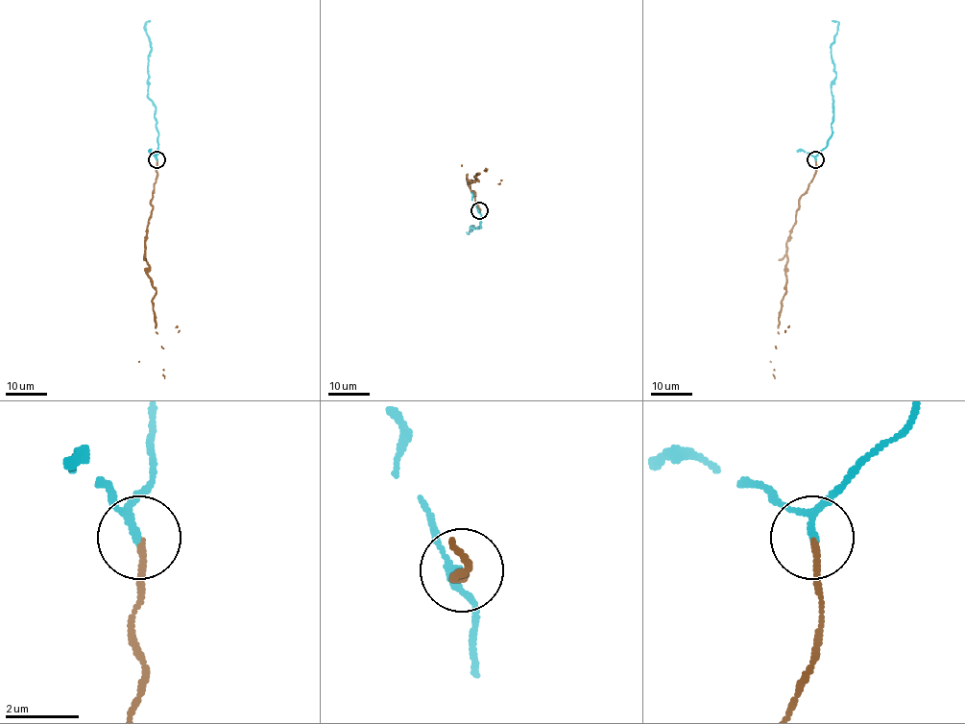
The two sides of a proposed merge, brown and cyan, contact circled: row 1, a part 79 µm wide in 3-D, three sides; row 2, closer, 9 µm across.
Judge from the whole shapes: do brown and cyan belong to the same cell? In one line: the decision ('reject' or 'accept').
accept

